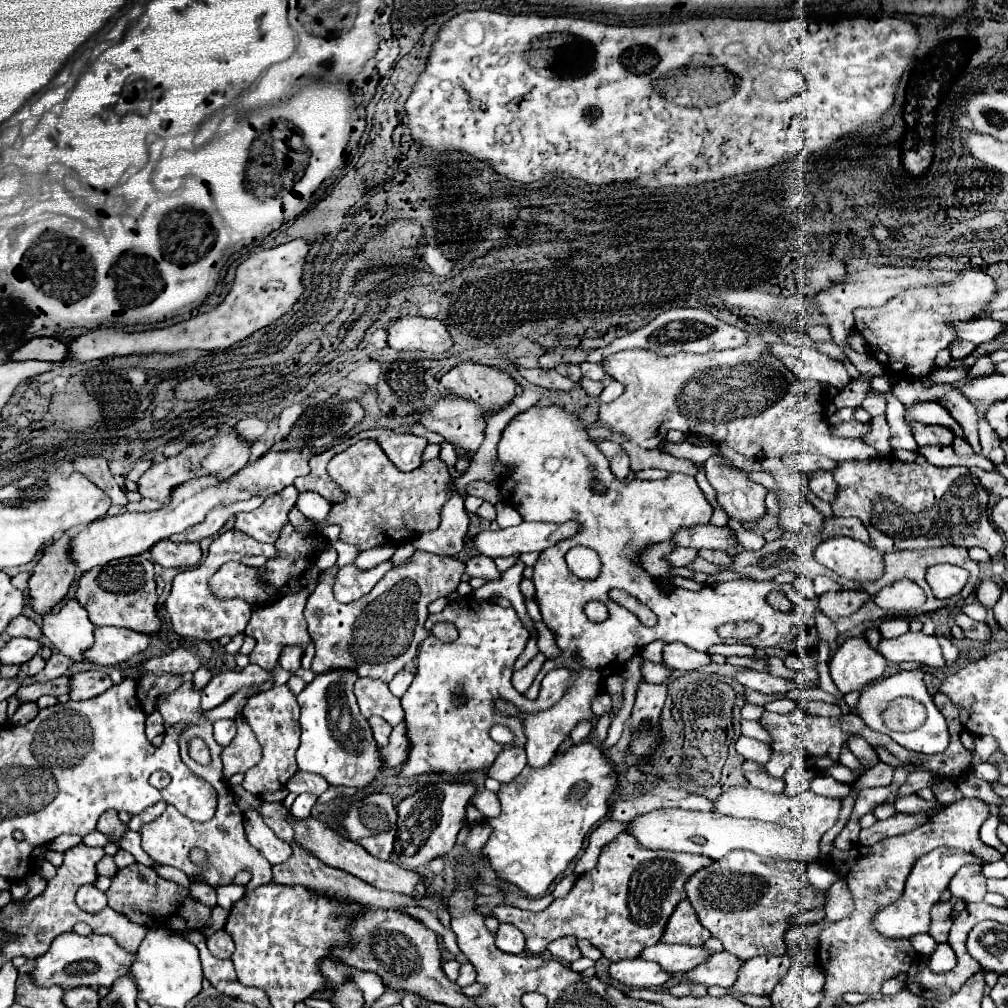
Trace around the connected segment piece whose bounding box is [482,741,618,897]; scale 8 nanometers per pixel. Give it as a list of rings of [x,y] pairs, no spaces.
[[[590,741],[554,755],[542,769],[526,765],[516,779],[504,783],[498,791],[500,815],[486,819],[492,833],[482,847],[482,857],[500,879],[516,885],[528,897],[546,895],[550,883],[564,873],[582,849],[586,833],[608,815],[610,795],[616,787],[612,763]]]

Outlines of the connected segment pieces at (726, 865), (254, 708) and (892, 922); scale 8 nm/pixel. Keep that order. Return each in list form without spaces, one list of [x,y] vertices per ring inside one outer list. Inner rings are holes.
[[[732,851],[724,859],[714,861],[712,865],[704,867],[704,871],[698,871],[688,879],[686,895],[692,903],[692,907],[698,913],[698,921],[722,941],[724,951],[740,957],[742,961],[748,961],[758,955],[782,955],[786,953],[784,933],[788,929],[788,921],[810,909],[818,909],[826,905],[826,891],[808,889],[810,881],[806,877],[806,865],[800,861],[792,863],[776,863],[772,859],[758,857],[756,853],[748,851]]]
[[[288,685],[274,687],[270,691],[258,693],[250,697],[244,705],[244,719],[254,731],[258,743],[262,745],[262,759],[258,765],[254,765],[250,771],[246,771],[246,777],[242,781],[242,787],[250,793],[260,793],[260,791],[278,791],[286,785],[286,781],[298,771],[296,767],[296,749],[300,743],[300,707],[296,701],[296,695],[290,691]]]
[[[940,847],[940,849],[934,849],[928,855],[920,857],[918,863],[914,865],[912,873],[908,875],[904,895],[896,903],[882,909],[874,917],[872,925],[876,927],[876,931],[884,937],[906,937],[906,939],[910,939],[918,933],[926,933],[930,929],[930,909],[932,909],[932,905],[936,901],[940,901],[940,895],[946,891],[954,873],[960,867],[970,865],[970,863],[982,863],[982,861],[974,855],[970,855],[968,851],[956,849],[956,847]]]

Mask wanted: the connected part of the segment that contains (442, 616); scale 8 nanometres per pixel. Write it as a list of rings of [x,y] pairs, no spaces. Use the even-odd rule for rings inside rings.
[[[468,595],[456,603],[448,603],[448,607],[442,613],[428,615],[424,627],[430,635],[424,639],[418,653],[416,679],[402,697],[402,707],[406,711],[404,721],[408,727],[408,739],[412,741],[410,757],[400,771],[402,777],[436,773],[448,781],[456,781],[462,779],[464,773],[468,771],[490,767],[496,755],[504,749],[504,745],[496,743],[490,737],[492,725],[500,723],[512,729],[514,733],[512,745],[526,743],[524,727],[520,725],[520,721],[514,717],[496,715],[492,703],[496,699],[506,699],[514,703],[520,711],[534,713],[540,709],[548,709],[550,703],[558,701],[558,697],[576,679],[574,671],[562,667],[547,673],[542,680],[536,701],[520,697],[520,693],[514,691],[512,687],[514,663],[520,657],[520,653],[526,649],[530,631],[518,619],[512,607],[506,609],[492,601],[482,601]],[[442,621],[450,621],[458,627],[460,637],[454,643],[442,643],[438,637],[432,635],[432,627]],[[460,689],[468,699],[464,707],[456,707],[452,701],[452,695]]]

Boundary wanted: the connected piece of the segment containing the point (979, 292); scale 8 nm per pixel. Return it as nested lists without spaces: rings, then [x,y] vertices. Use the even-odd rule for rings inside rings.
[[[980,269],[958,273],[958,277],[940,289],[912,289],[906,295],[893,297],[886,305],[866,307],[854,311],[856,331],[866,339],[872,355],[894,373],[906,371],[912,377],[926,377],[932,373],[938,351],[946,349],[956,339],[956,321],[984,317],[986,305],[994,297],[994,279]]]

